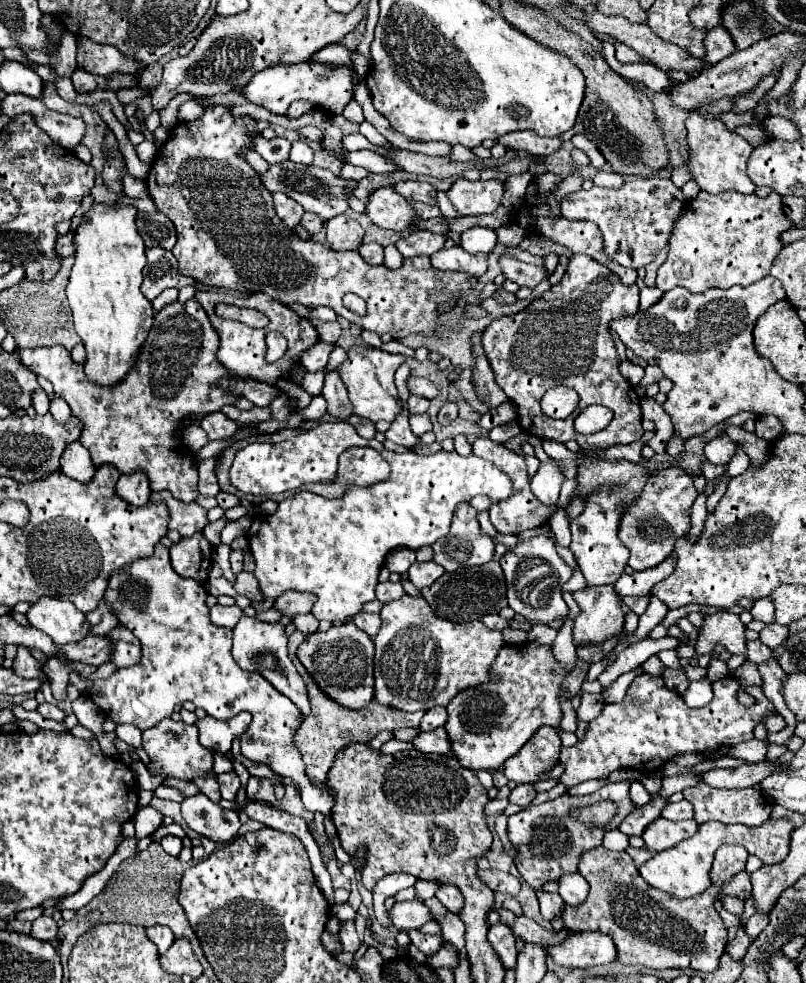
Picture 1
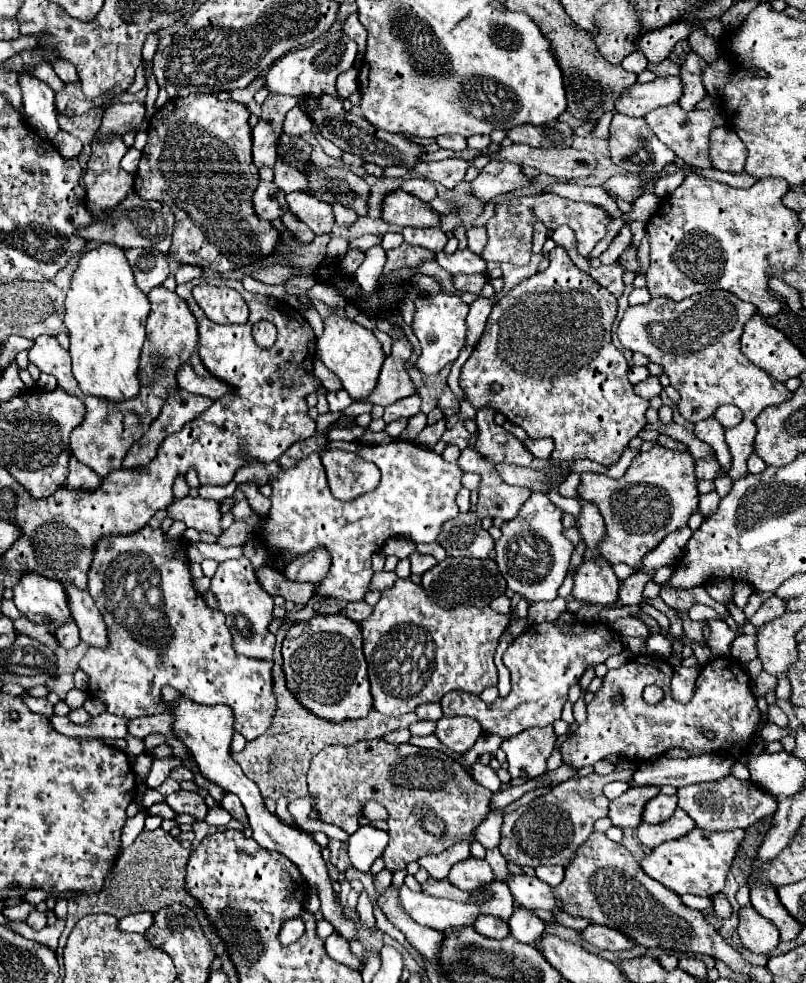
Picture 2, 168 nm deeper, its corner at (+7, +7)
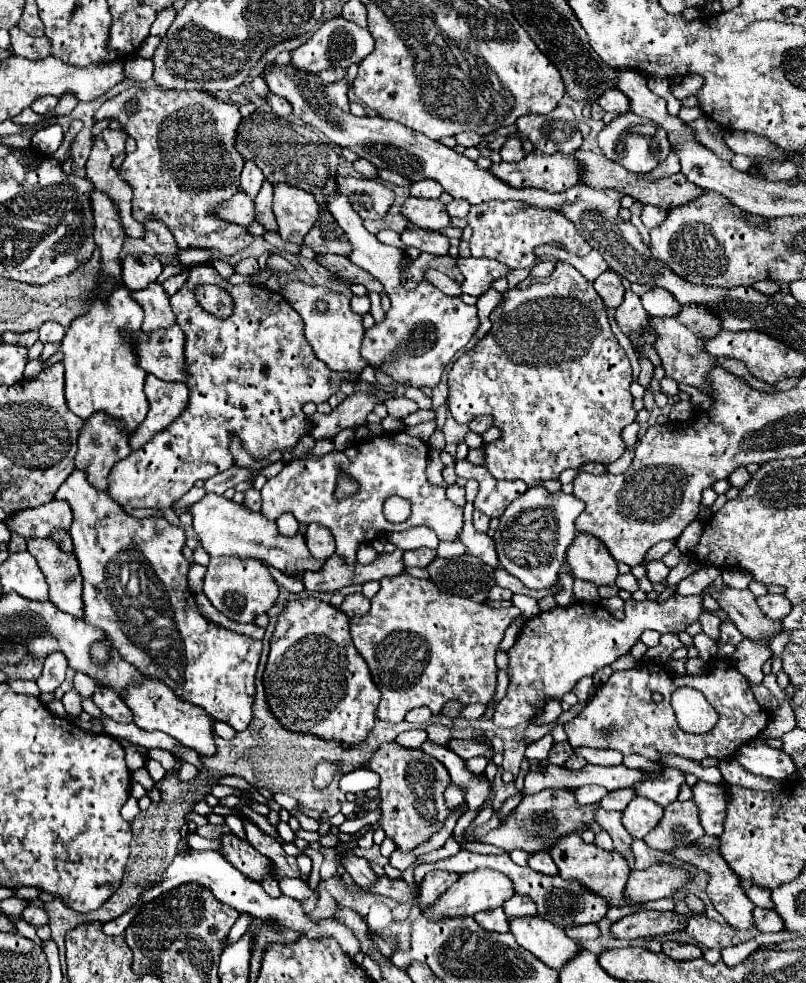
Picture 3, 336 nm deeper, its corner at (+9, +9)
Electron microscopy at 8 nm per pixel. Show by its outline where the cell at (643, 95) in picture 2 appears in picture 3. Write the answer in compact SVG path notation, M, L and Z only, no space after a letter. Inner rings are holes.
M619 89L605 91L605 95L601 95L597 99L597 103L605 111L611 111L611 113L627 113L629 111L629 97L623 91L619 91Z

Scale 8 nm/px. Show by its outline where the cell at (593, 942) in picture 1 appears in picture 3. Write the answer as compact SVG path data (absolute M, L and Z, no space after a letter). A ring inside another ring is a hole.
M637 911L627 915L611 925L611 935L617 939L633 941L633 939L653 939L659 935L667 935L673 931L681 931L687 925L685 915L677 915L675 911Z

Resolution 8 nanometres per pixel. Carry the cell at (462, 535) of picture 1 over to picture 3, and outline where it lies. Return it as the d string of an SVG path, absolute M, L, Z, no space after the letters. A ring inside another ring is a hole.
M467 503L463 507L463 515L465 515L463 517L463 529L459 531L457 541L461 541L465 545L469 555L479 557L487 565L497 567L499 561L497 561L497 553L495 553L495 547L493 547L493 539L487 533L475 531L473 521L471 521L471 513L473 513L473 503Z

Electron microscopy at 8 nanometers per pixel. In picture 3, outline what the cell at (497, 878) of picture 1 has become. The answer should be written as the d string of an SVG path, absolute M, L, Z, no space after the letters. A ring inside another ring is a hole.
M431 871L431 873L427 873L423 883L421 883L421 903L419 903L419 907L423 909L425 905L431 905L457 879L459 879L459 875L451 873L451 871Z

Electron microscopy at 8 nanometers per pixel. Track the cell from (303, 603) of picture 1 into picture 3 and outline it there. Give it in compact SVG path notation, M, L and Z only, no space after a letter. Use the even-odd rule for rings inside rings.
M309 525L305 531L305 541L311 555L319 561L327 561L335 553L333 535L323 525Z

